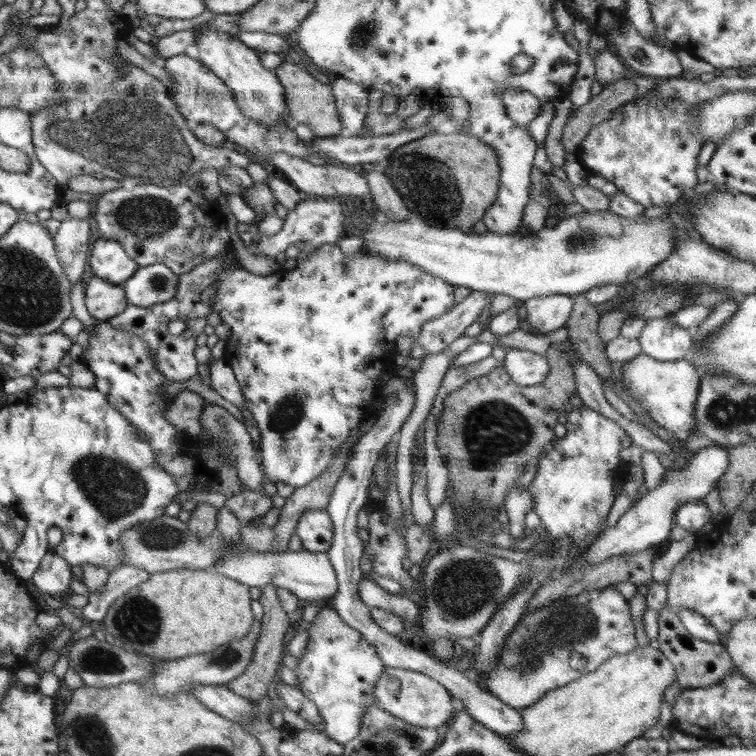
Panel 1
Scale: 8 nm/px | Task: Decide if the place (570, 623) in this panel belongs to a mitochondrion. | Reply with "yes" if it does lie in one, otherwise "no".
yes

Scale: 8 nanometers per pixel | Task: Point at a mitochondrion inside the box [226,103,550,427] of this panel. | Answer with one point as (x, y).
(431, 190)

